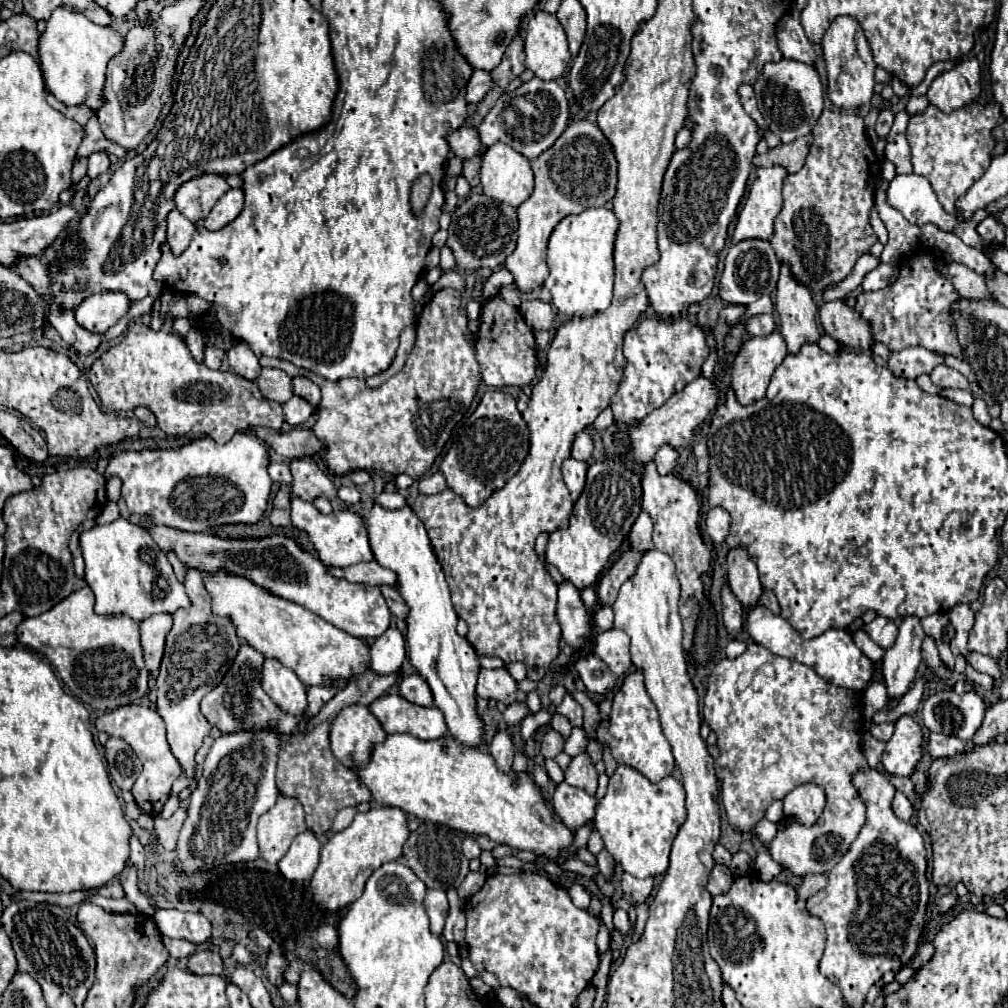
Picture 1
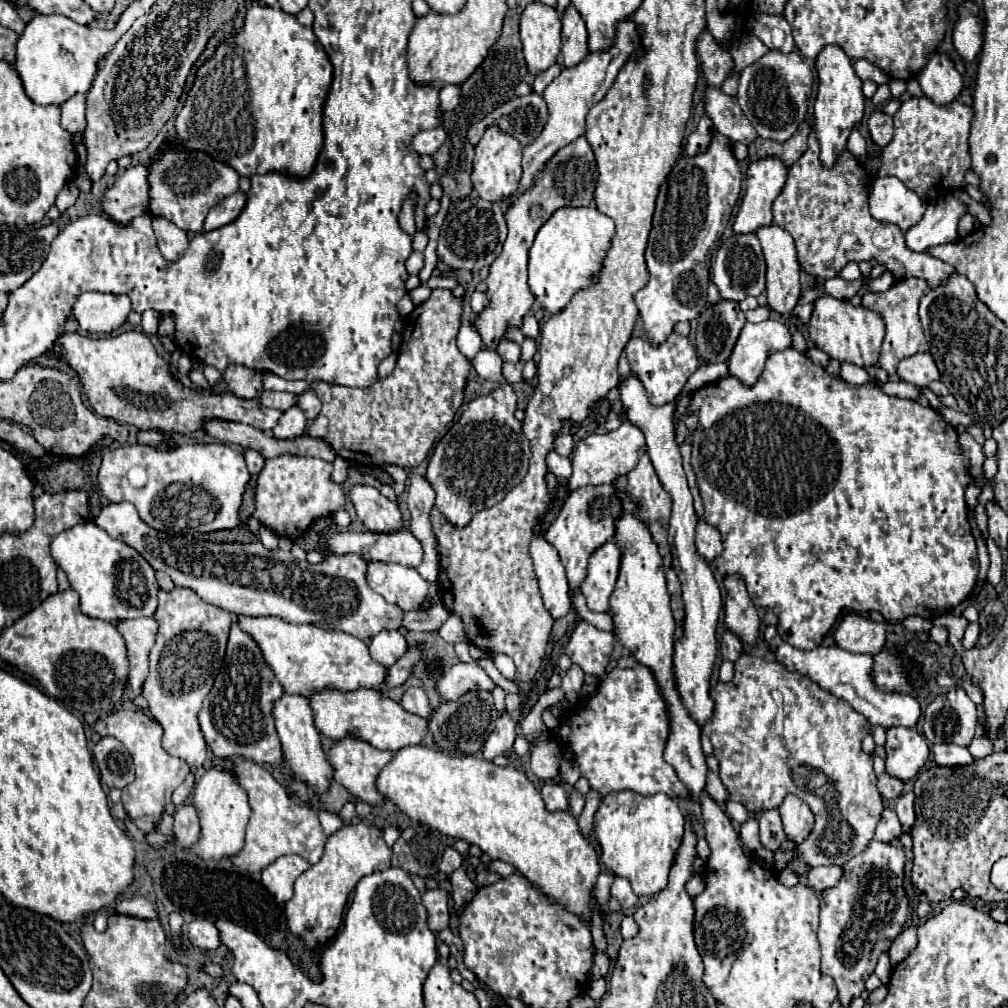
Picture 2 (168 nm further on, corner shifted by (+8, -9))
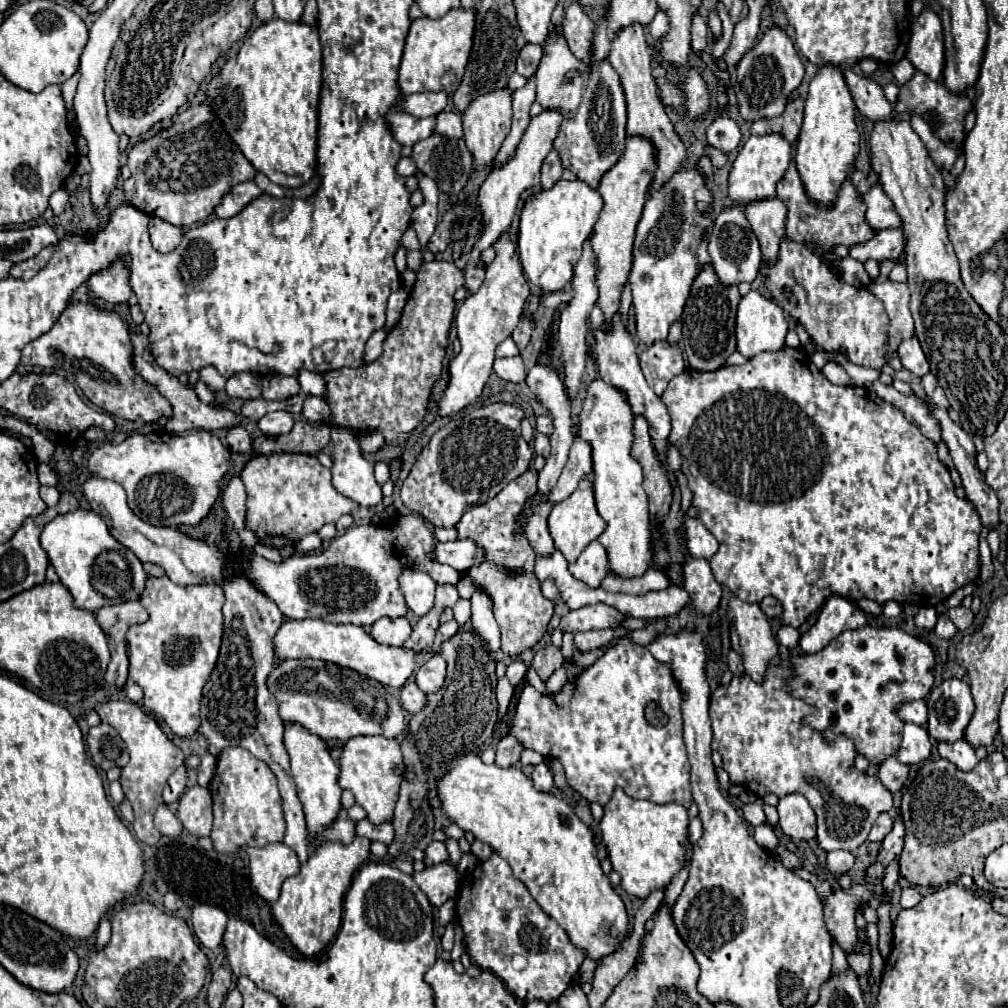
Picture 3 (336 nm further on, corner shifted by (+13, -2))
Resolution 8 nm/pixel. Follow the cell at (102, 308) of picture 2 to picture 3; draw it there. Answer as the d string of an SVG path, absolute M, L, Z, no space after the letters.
M114 263L112 267L108 267L108 271L92 275L86 281L86 287L90 297L104 299L112 305L126 303L132 295L132 289L128 285L128 267L124 267L124 263Z

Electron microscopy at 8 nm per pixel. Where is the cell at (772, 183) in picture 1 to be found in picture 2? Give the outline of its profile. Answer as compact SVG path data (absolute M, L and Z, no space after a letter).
M763 156L749 164L747 180L745 180L745 194L741 198L741 206L733 222L733 232L747 234L747 232L755 232L759 226L767 226L773 222L771 206L787 180L787 172L789 172L787 166L777 156Z

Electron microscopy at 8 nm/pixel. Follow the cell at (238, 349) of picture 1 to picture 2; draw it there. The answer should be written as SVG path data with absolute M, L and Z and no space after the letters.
M229 366L225 372L225 384L227 388L237 394L239 398L251 400L259 398L263 392L263 382L261 382L261 372L245 368L245 366Z

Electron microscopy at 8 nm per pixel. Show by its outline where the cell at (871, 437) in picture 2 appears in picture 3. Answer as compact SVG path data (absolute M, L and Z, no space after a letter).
M790 347L764 351L744 365L720 367L712 373L700 373L688 367L676 375L672 383L668 383L668 389L662 393L662 401L666 403L672 419L670 443L678 445L682 453L682 471L694 493L692 505L698 507L700 521L720 543L720 549L710 559L716 581L726 585L746 603L760 603L768 595L776 597L782 605L782 625L792 625L798 629L810 615L822 609L830 595L840 595L848 601L872 599L880 605L886 601L896 601L900 605L912 603L916 607L936 607L956 589L978 577L978 537L982 527L978 519L968 519L968 499L956 497L950 471L938 459L934 441L924 437L898 407L880 401L880 397L876 397L868 387L840 387L830 383L804 351Z

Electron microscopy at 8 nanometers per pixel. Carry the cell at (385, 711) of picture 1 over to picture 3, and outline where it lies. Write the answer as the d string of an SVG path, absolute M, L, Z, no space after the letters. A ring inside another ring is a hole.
M284 661L278 663L268 677L268 687L278 701L278 711L284 723L302 723L308 731L316 733L324 741L348 741L360 735L382 735L382 737L398 737L406 731L404 709L400 701L390 695L390 691L374 681L366 679L364 675L336 667L324 661ZM324 669L324 675L330 675L328 681L322 685L316 683L316 671ZM328 689L340 689L338 695L328 695Z

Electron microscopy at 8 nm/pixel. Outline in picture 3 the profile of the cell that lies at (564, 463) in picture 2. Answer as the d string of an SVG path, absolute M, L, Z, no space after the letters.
M536 433L534 449L536 449L536 453L538 453L538 455L542 455L544 459L548 459L548 455L550 455L550 439L548 439L548 435Z

